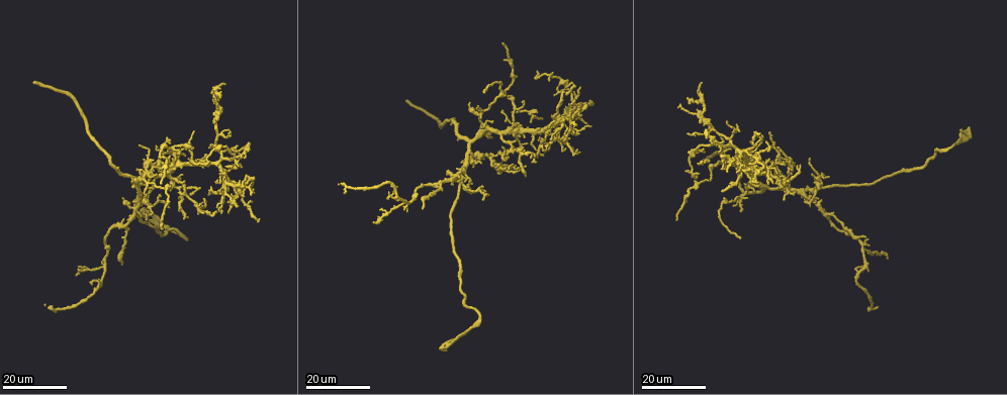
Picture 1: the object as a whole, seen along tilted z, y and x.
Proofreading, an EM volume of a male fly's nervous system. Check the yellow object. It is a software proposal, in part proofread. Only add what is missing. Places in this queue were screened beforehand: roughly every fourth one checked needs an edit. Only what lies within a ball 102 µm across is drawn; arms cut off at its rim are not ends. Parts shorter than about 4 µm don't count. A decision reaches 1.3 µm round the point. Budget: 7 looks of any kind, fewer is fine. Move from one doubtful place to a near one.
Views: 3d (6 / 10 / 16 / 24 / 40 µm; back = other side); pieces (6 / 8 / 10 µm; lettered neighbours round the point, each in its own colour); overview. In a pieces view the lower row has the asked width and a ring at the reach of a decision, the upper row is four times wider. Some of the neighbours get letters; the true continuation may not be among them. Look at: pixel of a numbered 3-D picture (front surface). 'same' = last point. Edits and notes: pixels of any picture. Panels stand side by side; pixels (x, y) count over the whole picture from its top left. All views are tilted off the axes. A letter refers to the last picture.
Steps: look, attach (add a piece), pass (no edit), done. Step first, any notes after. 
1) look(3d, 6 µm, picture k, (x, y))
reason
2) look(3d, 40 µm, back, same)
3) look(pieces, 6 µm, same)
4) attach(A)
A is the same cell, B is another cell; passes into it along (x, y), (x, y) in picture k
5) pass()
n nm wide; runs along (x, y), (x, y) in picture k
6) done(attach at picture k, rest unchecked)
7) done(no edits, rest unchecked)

look(3d, 24 µm, picture 1, (768, 134))
thin end

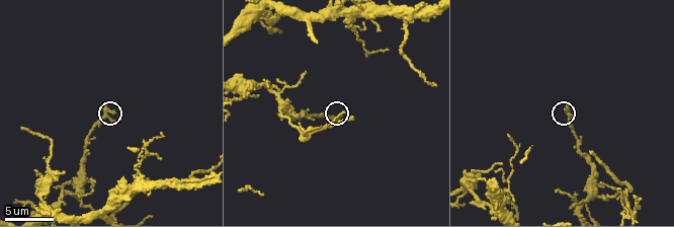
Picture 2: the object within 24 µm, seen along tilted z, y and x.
look(pieces, 10 µm, picture 2, (112, 111))

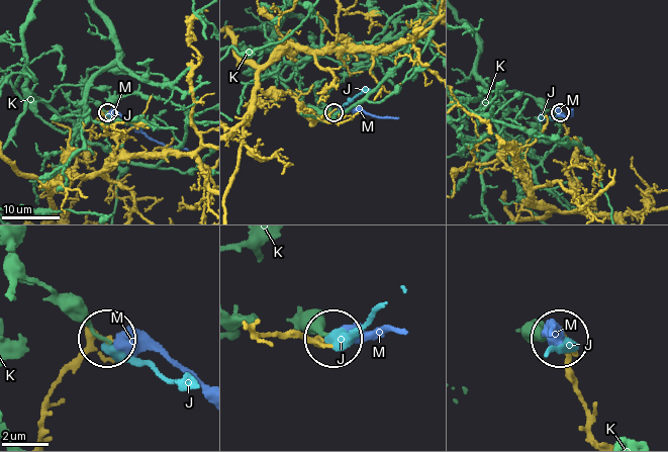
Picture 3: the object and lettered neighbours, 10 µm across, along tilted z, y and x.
pass()
J, K and M are other cells; runs along (40, 432), (54, 387), (106, 341) in picture 3; none of them fits

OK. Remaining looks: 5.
look(pieces, 10 µm, picture 2, (22, 128))
free end

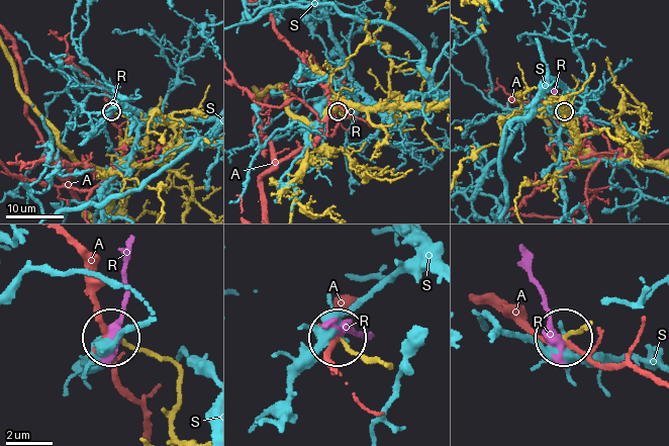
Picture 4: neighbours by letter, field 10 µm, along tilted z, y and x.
pass()
160 nm wide; A, R and S are other cells; runs along (387, 367), (341, 339) in picture 4; none of them fits

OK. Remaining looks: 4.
look(3d, 24 µm, picture 1, (505, 169))
branch stops here

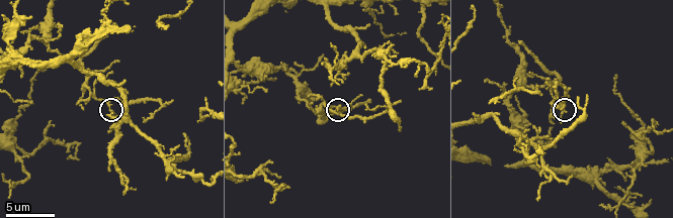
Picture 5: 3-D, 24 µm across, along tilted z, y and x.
look(pieces, 6 µm, picture 5, (564, 110))
see the neighbours

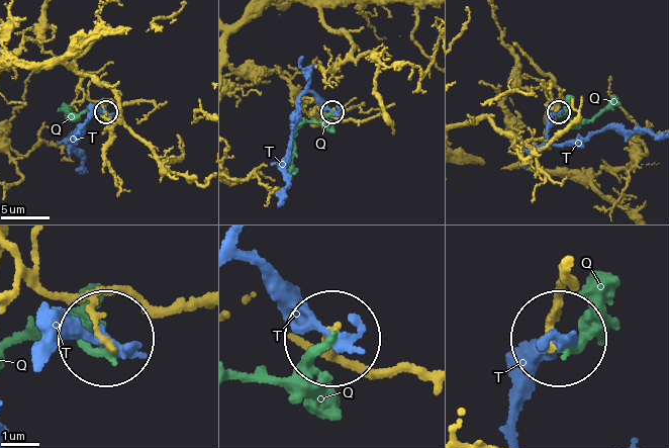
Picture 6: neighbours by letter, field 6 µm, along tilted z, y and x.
pass()
Q and T are other cells; runs along (9, 246), (102, 340) in picture 6; none of them fits

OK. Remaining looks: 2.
done(no edits, rest unchecked)

